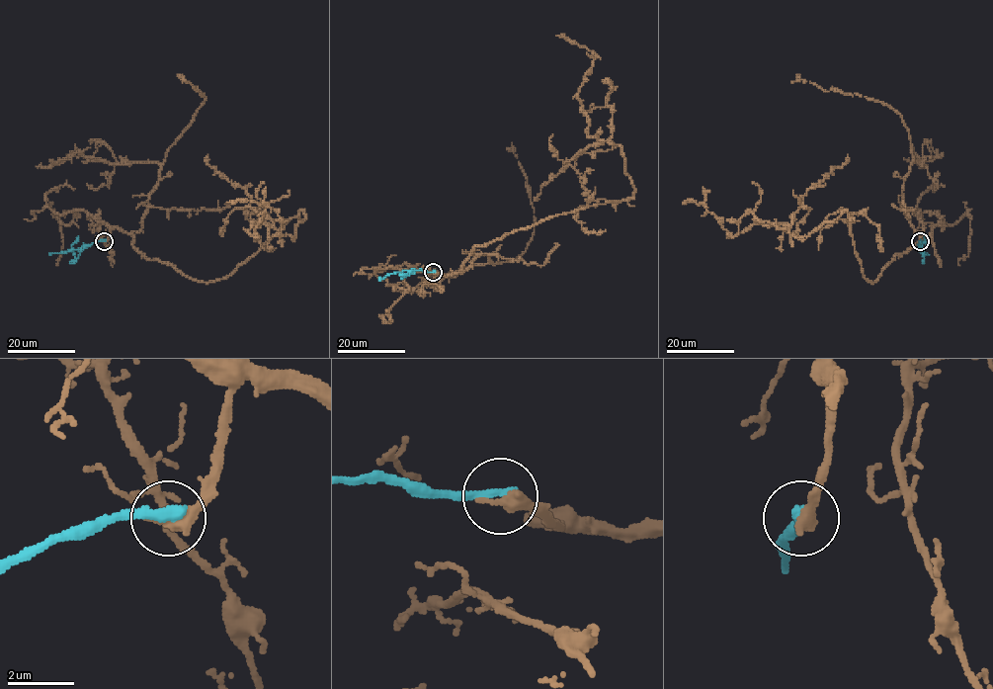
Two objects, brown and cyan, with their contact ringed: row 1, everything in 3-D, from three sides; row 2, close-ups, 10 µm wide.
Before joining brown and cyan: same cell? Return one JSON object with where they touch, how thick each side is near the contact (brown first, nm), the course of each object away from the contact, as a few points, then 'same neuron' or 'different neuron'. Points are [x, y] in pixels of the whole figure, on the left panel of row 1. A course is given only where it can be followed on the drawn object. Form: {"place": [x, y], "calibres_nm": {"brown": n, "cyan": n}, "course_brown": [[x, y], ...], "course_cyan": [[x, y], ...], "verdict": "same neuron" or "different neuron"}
{"place": [104, 241], "calibres_nm": {"brown": 460, "cyan": 320}, "course_brown": [[104, 241], [122, 228], [213, 282], [305, 218], [251, 235], [265, 206], [226, 203]], "course_cyan": [[103, 241], [95, 241], [82, 248], [76, 258], [72, 245], [78, 236]], "verdict": "different neuron"}

